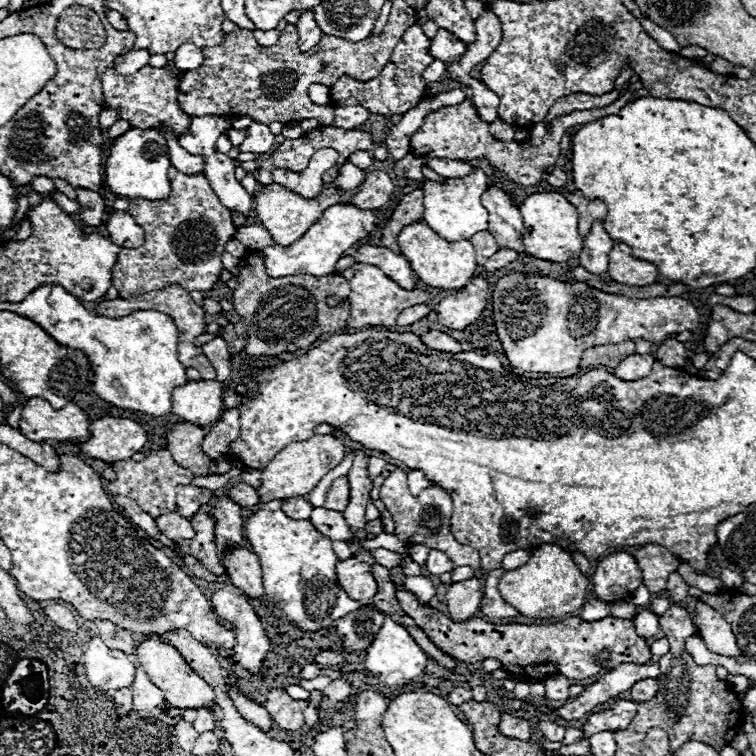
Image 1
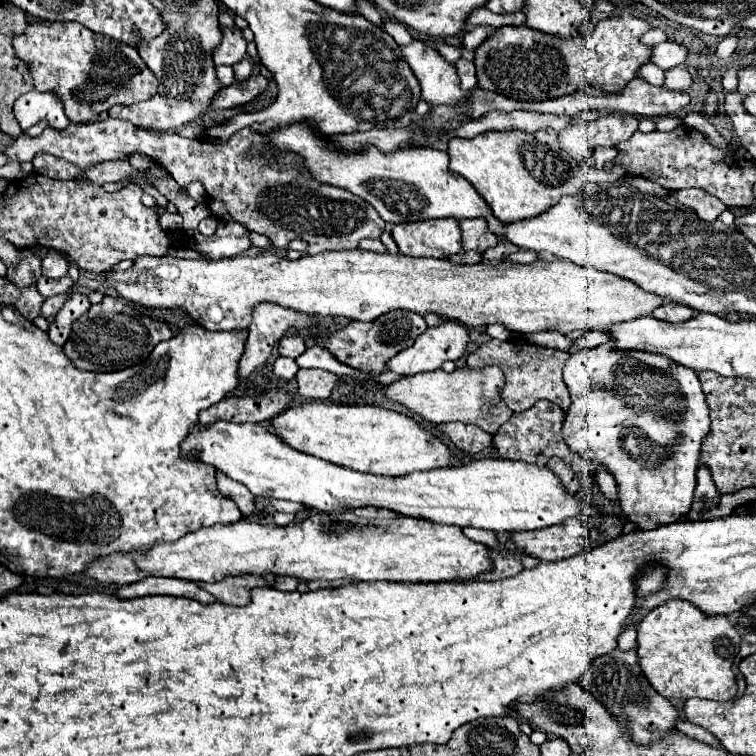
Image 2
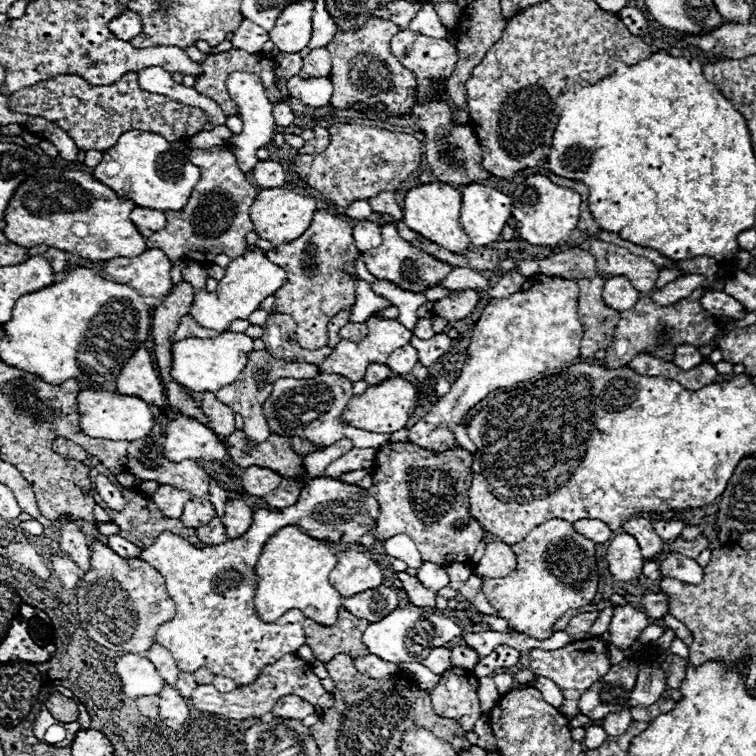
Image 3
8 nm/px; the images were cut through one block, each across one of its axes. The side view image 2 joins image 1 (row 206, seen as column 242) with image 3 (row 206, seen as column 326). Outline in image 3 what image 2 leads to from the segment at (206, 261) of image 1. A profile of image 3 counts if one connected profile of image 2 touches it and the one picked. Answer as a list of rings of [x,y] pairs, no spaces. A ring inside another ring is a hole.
[[[228,146],[192,150],[188,160],[202,170],[202,178],[182,210],[166,212],[166,228],[148,238],[148,248],[160,248],[172,264],[176,260],[210,264],[218,254],[228,254],[230,258],[242,256],[246,252],[244,236],[254,230],[248,210],[254,204],[258,190],[248,182]]]

